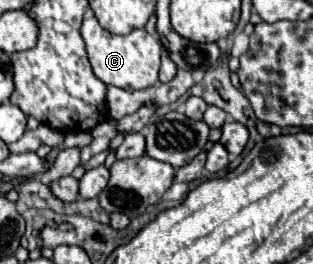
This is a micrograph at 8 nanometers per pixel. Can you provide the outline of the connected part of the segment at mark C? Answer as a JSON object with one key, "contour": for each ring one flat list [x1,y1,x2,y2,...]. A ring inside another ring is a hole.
{"contour":[[86,16,80,28,80,34,86,42,86,52,88,52,92,70,104,84,112,84,124,90,144,90,158,82,162,46,158,38,148,34,144,28,132,30,128,36,116,36,104,30,94,16]]}

